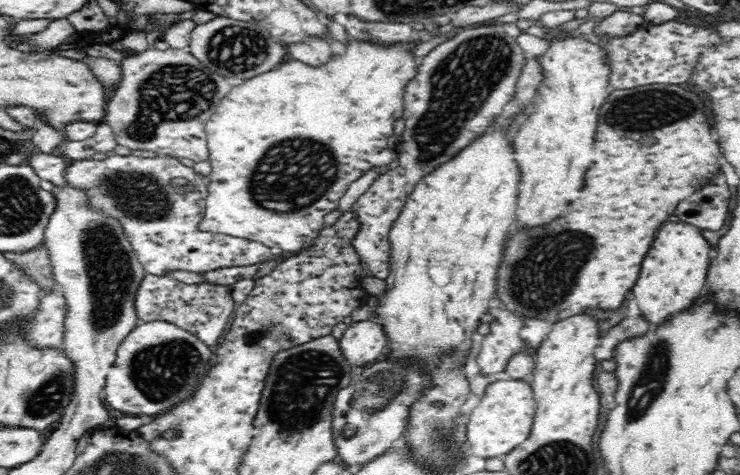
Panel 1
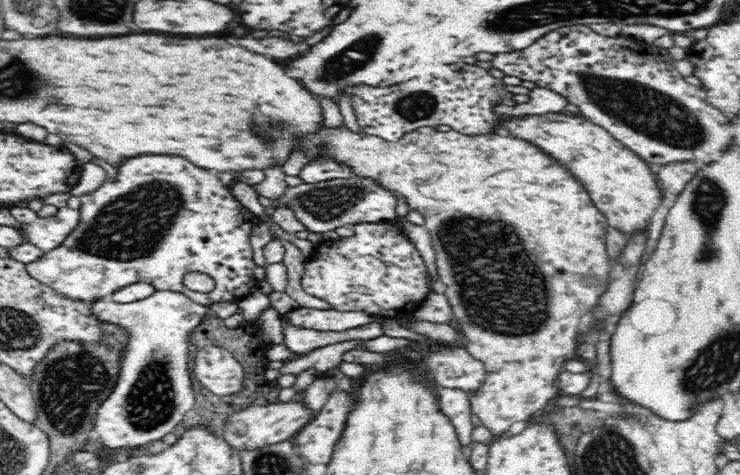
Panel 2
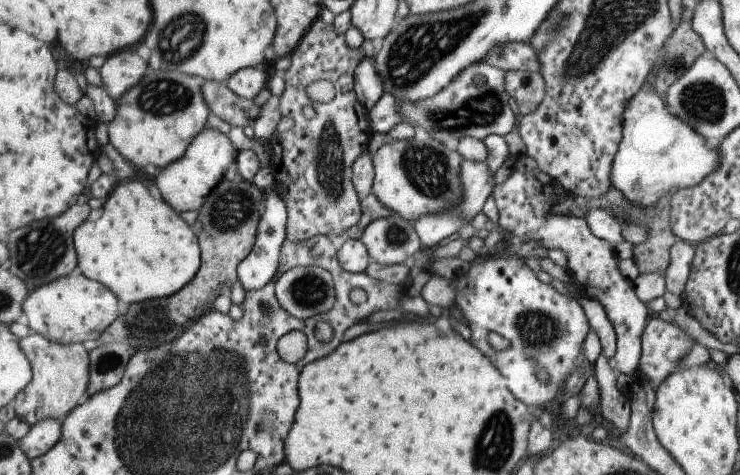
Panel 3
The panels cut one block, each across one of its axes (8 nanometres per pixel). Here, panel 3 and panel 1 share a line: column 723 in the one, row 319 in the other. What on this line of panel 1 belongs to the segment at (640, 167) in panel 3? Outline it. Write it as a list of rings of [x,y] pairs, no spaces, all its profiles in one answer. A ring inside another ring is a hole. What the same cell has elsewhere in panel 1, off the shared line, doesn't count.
[[[160,319],[140,323],[117,348],[114,364],[106,376],[106,402],[126,414],[164,412],[198,390],[211,367],[210,358],[210,347],[174,323]]]

